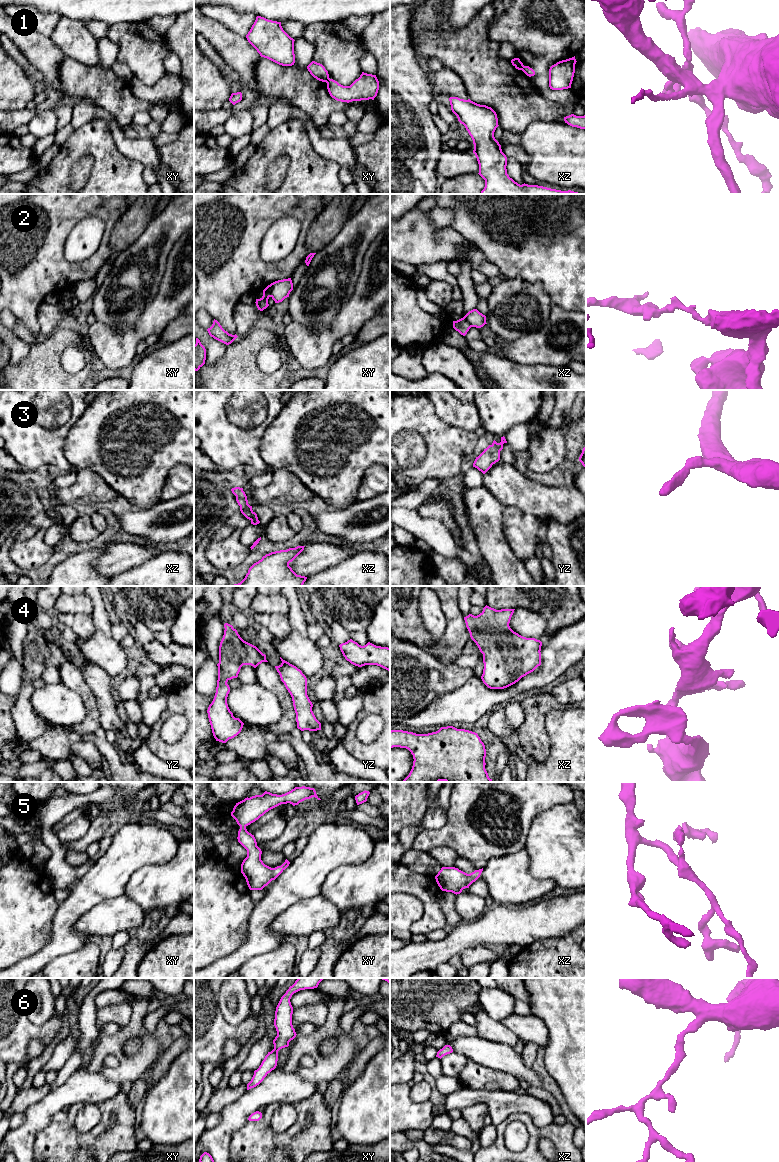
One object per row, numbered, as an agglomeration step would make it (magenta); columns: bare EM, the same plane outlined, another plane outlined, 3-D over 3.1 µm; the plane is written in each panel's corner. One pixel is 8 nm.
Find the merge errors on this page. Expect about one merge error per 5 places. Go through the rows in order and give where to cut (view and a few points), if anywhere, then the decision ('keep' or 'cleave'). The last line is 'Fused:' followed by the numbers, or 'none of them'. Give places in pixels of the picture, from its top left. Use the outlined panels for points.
1: cut xz (524, 66), (522, 70); cleave
2: cut xy (266, 287), (270, 296); cleave
3: cut none; keep
4: cut none; keep
5: cut none; keep
6: cut none; keep
Fused: 1, 2

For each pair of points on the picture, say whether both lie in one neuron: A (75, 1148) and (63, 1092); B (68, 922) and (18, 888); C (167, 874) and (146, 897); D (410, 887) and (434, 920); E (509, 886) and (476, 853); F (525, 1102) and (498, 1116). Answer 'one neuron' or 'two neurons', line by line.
A: two neurons
B: two neurons
C: one neuron
D: one neuron
E: two neurons
F: one neuron

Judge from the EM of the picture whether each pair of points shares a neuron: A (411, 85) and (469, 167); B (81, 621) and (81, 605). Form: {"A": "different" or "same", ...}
{"A": "different", "B": "different"}

